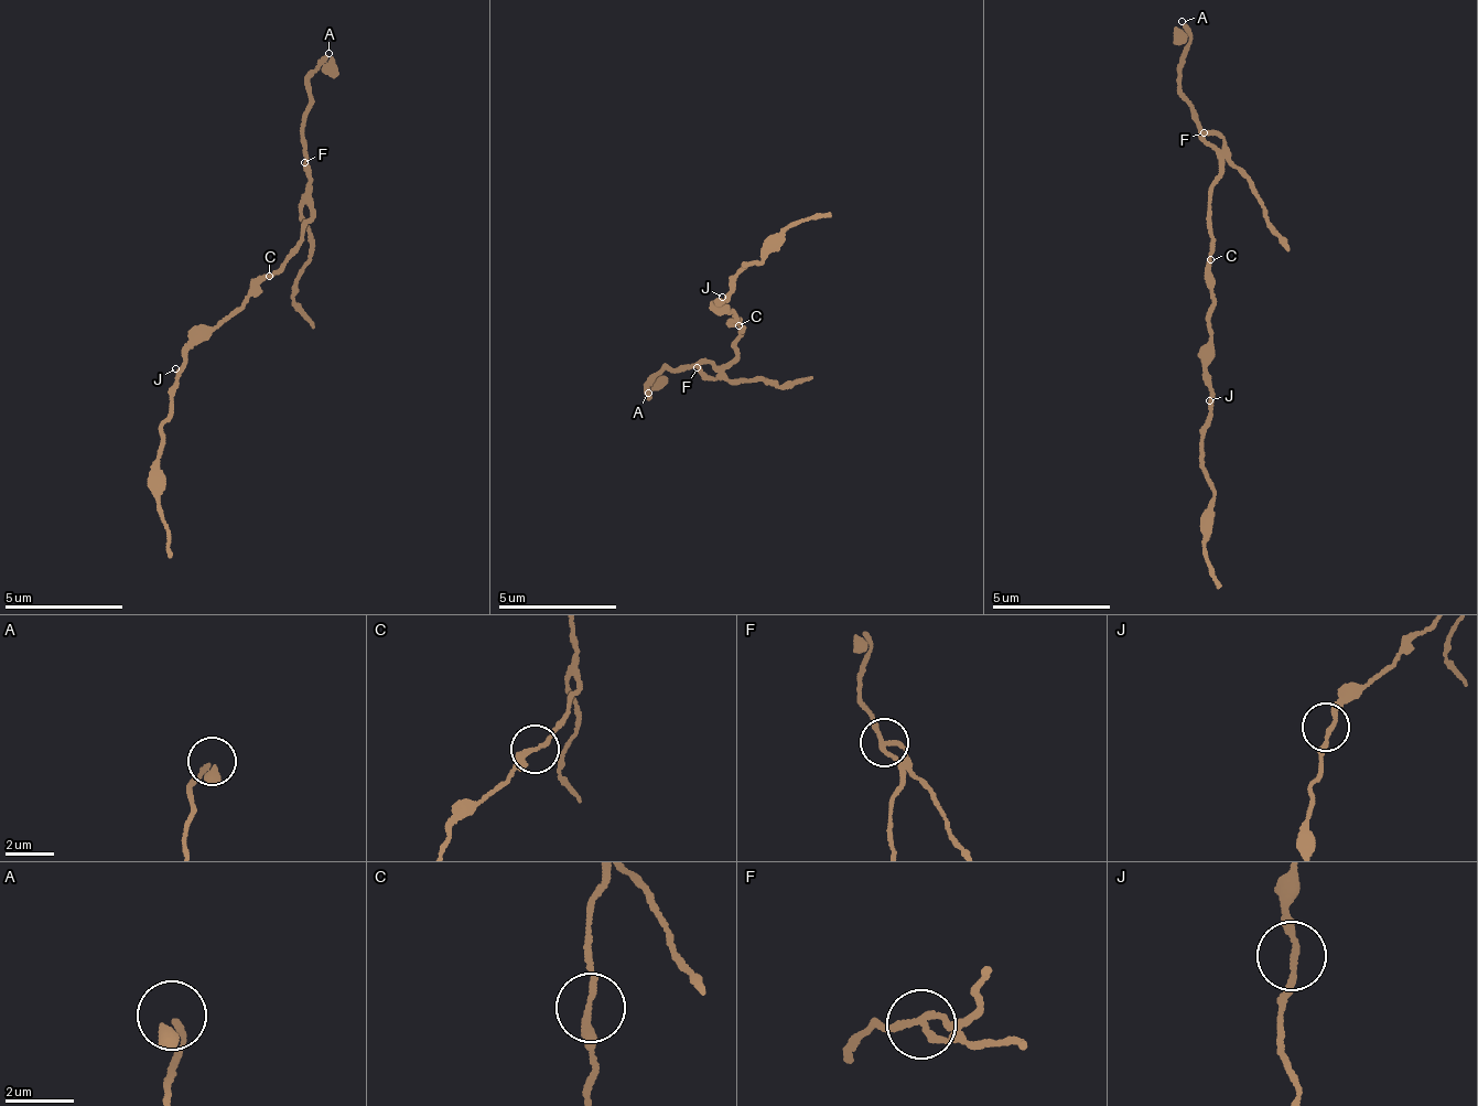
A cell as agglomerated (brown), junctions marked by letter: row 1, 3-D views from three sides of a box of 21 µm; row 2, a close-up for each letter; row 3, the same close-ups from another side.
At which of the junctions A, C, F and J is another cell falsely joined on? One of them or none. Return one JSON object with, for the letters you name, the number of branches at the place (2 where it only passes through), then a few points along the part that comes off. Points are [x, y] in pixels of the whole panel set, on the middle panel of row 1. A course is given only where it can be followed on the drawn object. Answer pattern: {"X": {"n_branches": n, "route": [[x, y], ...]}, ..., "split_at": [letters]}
{"F": {"n_branches": 2, "route": [[694, 366], [751, 384], [812, 379]]}, "split_at": ["F"]}

